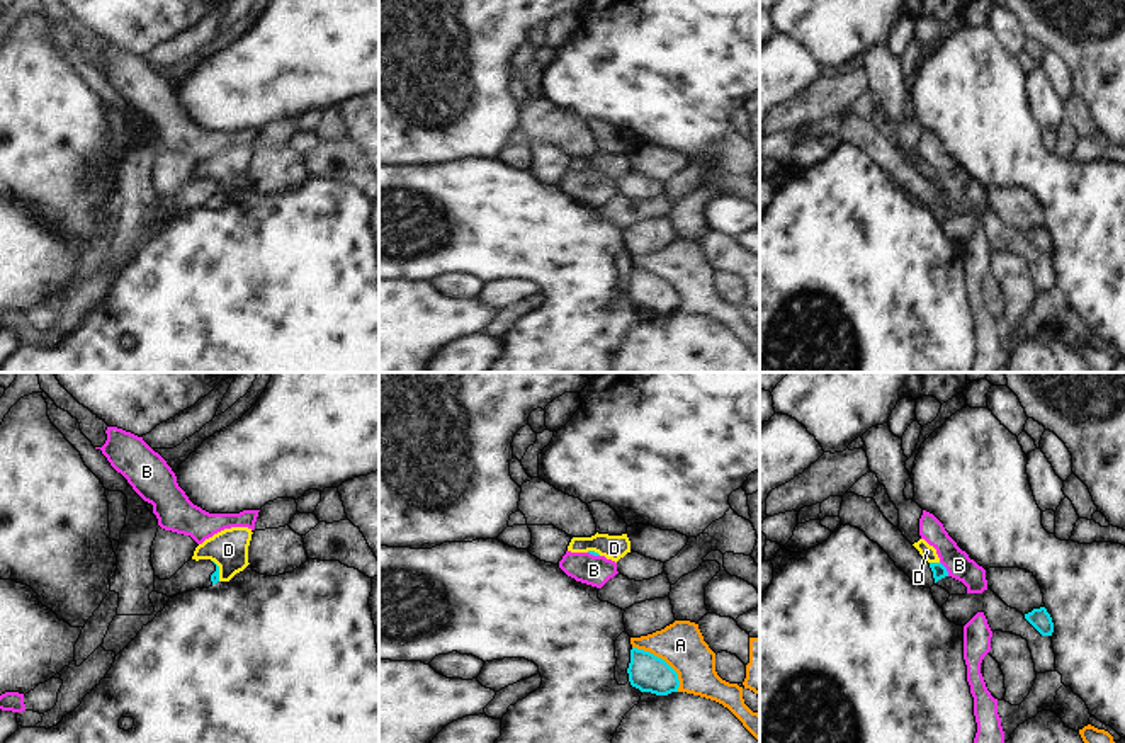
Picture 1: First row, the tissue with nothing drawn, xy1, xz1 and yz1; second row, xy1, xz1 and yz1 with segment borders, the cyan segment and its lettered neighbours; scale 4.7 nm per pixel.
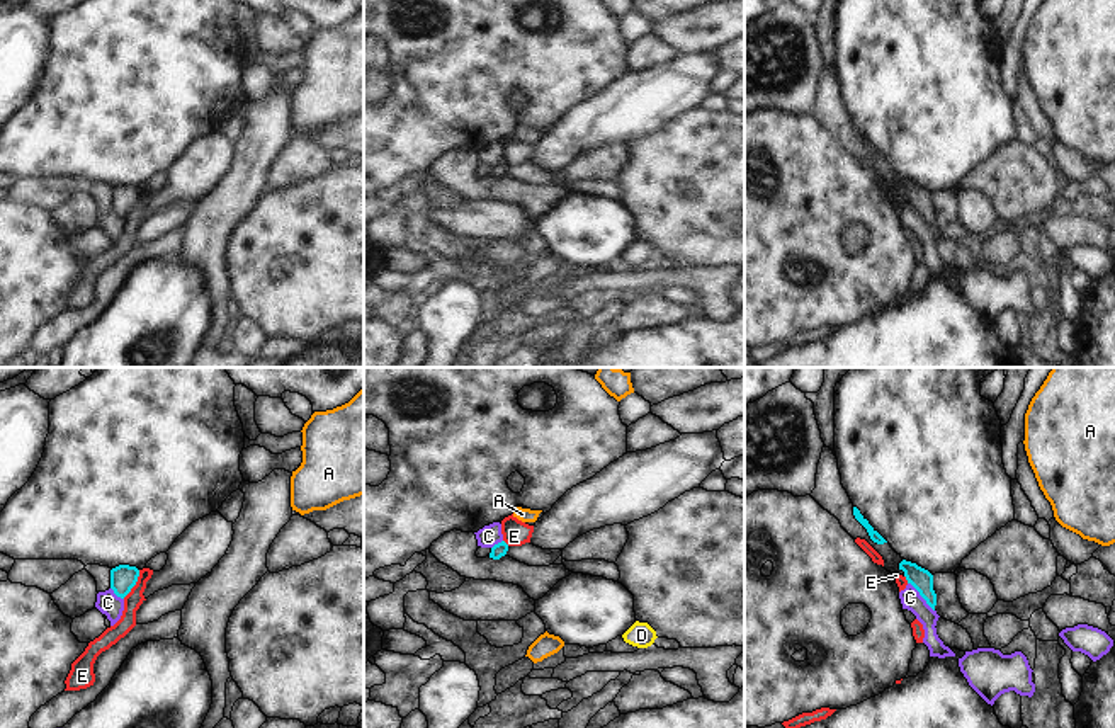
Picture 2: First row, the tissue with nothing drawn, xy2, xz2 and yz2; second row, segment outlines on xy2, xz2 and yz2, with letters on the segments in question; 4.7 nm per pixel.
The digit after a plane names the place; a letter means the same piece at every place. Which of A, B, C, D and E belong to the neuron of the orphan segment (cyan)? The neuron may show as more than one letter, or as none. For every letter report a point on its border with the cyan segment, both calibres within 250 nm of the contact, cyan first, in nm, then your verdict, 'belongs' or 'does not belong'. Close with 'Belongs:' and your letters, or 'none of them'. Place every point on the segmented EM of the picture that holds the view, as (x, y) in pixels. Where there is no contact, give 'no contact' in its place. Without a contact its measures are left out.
A: contact xz1 (663, 660); calibres 180 and 220 nm; does not belong
B: contact yz1 (945, 568); calibres 70 and 120 nm; does not belong
C: contact yz2 (922, 596); calibres 100 and 100 nm; does not belong
D: contact yz1 (935, 563); calibres 70 and 70 nm; does not belong
E: contact xy2 (135, 584); calibres 120 and 80 nm; does not belong
Belongs: none of them

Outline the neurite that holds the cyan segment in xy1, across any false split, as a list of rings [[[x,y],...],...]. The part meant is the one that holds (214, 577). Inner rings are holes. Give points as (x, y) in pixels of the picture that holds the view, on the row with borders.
[[[211,559],[187,561],[170,580],[155,576],[155,592],[167,597],[209,588],[219,581],[219,566]]]

